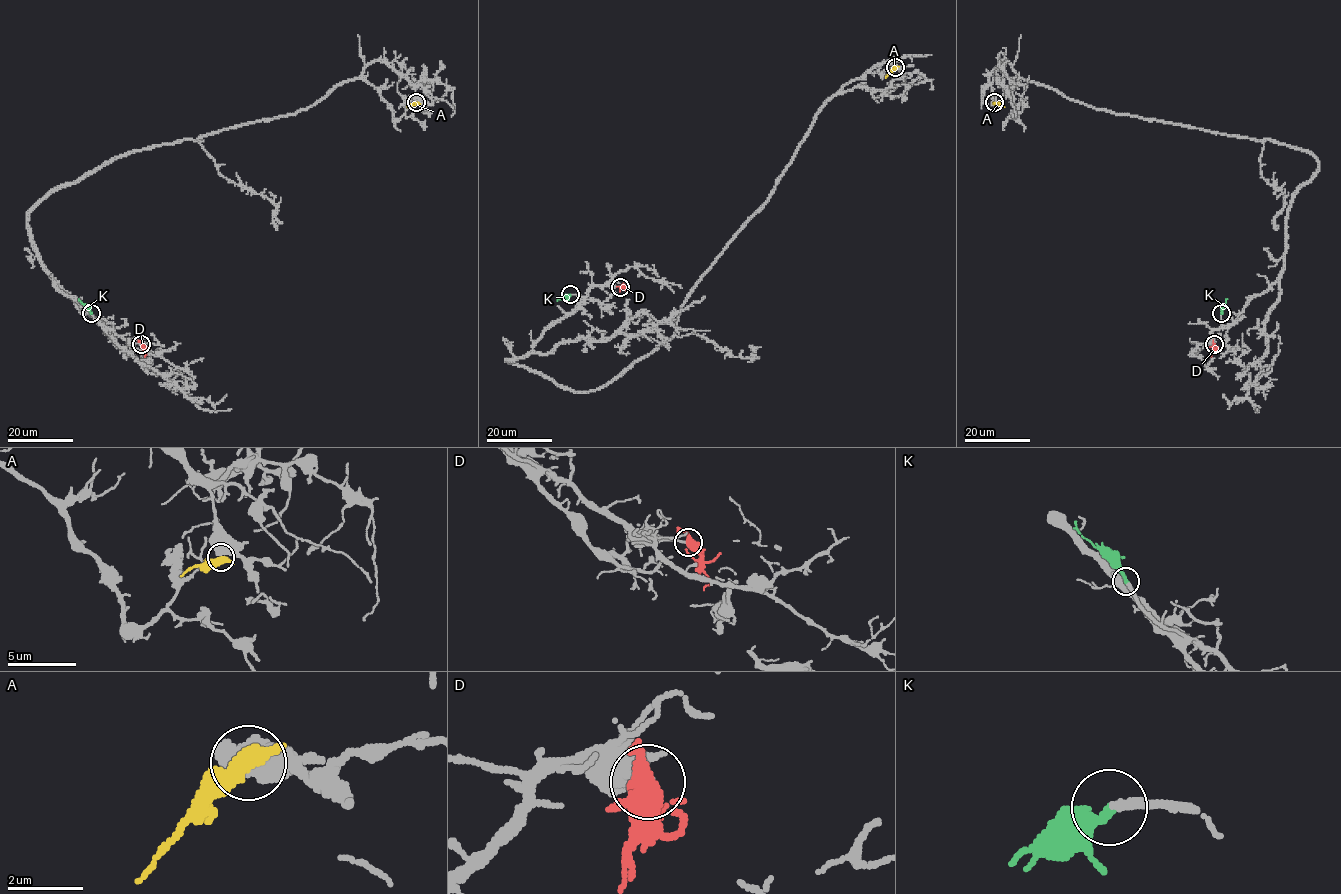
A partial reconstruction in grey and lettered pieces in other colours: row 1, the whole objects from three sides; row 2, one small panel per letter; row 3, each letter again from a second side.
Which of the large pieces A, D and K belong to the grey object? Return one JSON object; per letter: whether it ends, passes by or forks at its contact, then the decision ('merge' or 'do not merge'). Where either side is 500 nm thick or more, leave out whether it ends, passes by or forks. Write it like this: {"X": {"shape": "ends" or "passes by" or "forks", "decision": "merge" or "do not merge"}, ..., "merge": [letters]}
{"A": {"decision": "do not merge"}, "D": {"shape": "passes by", "decision": "do not merge"}, "K": {"shape": "ends", "decision": "merge"}, "merge": ["K"]}

